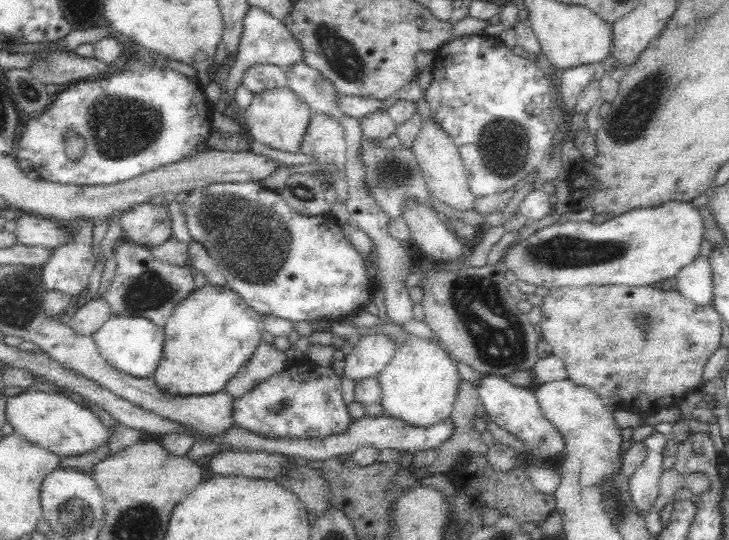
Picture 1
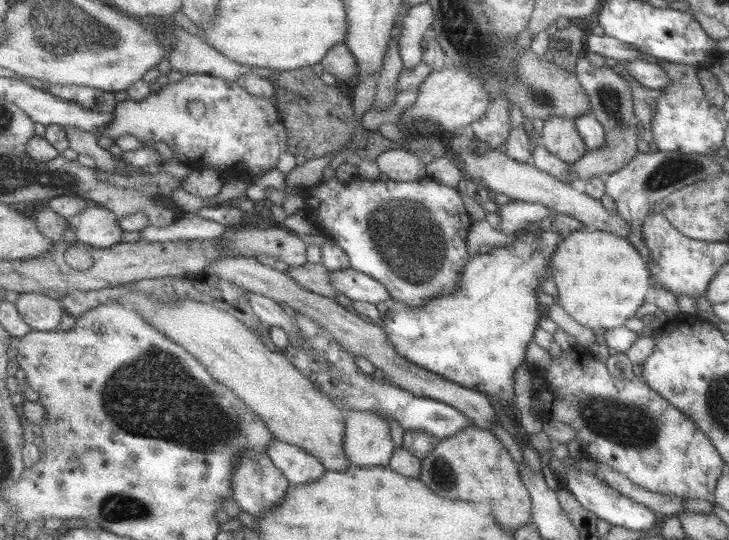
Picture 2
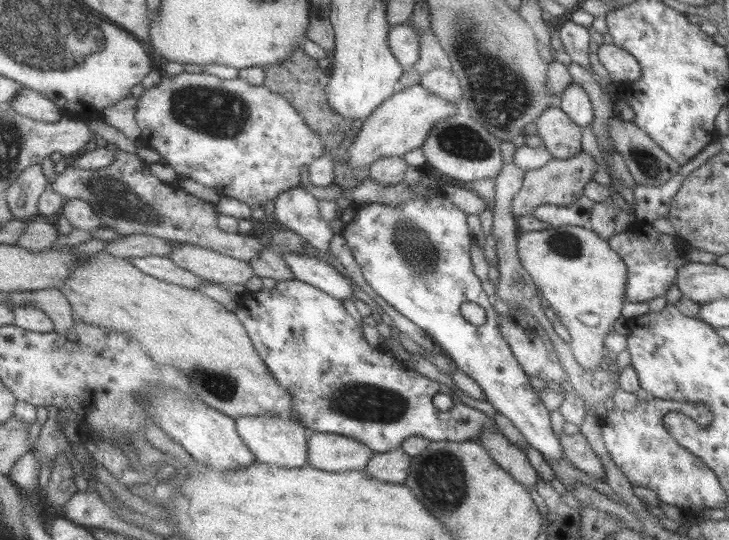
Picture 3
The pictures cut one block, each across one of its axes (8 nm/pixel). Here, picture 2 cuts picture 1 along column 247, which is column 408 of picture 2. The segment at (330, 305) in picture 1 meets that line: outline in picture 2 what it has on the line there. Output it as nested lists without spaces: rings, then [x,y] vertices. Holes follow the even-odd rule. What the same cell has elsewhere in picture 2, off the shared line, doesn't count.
[[[336,176],[307,188],[302,196],[307,196],[307,214],[311,218],[317,216],[324,234],[345,249],[352,267],[381,281],[391,291],[393,300],[409,305],[427,305],[443,293],[459,290],[463,271],[472,257],[468,251],[468,236],[473,220],[467,217],[465,202],[457,187],[437,182],[436,177],[431,176],[415,182],[360,177],[351,183],[343,183]]]

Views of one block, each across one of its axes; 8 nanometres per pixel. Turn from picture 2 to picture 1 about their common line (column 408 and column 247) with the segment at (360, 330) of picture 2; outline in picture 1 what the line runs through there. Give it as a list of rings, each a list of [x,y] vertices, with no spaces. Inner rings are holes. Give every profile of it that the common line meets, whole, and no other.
[[[262,341],[254,350],[254,354],[250,356],[250,360],[229,381],[225,390],[236,399],[238,396],[250,392],[256,384],[260,384],[268,376],[282,370],[286,364],[286,352]]]

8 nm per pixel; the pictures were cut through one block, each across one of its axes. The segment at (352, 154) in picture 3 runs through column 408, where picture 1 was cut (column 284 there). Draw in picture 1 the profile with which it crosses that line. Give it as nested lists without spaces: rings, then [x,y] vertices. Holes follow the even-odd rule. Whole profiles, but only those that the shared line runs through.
[[[288,86],[264,90],[253,96],[247,108],[240,112],[245,134],[260,144],[280,152],[302,153],[302,140],[313,116],[311,108]]]

